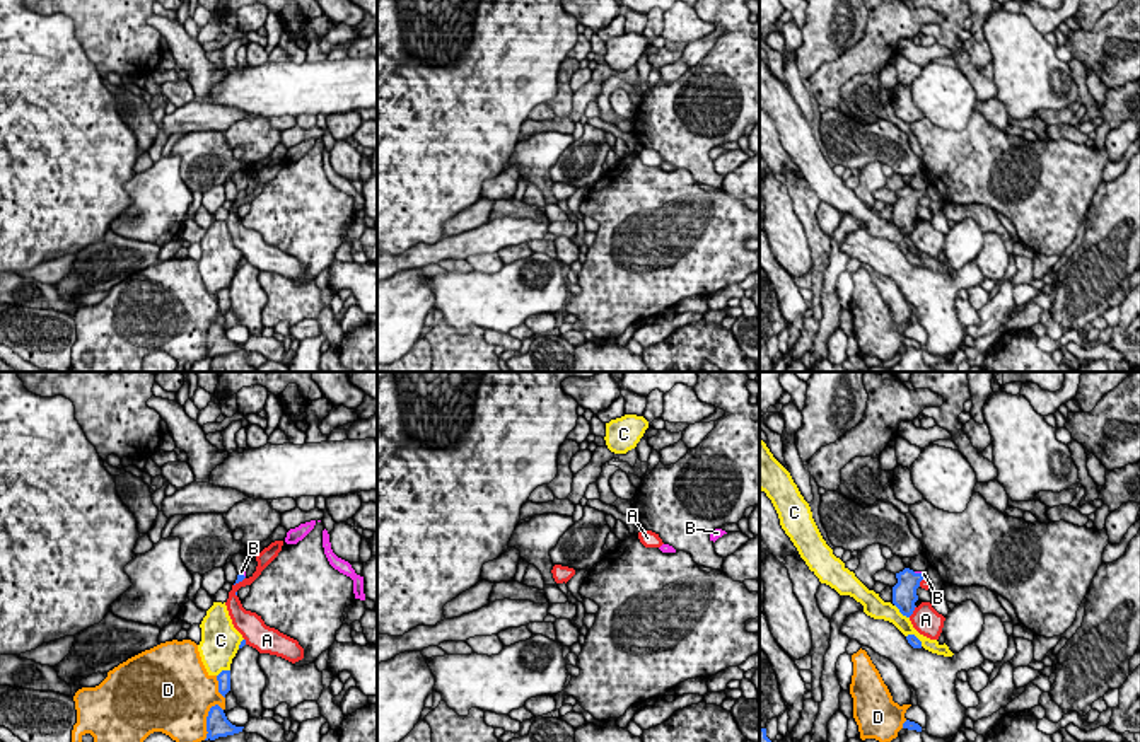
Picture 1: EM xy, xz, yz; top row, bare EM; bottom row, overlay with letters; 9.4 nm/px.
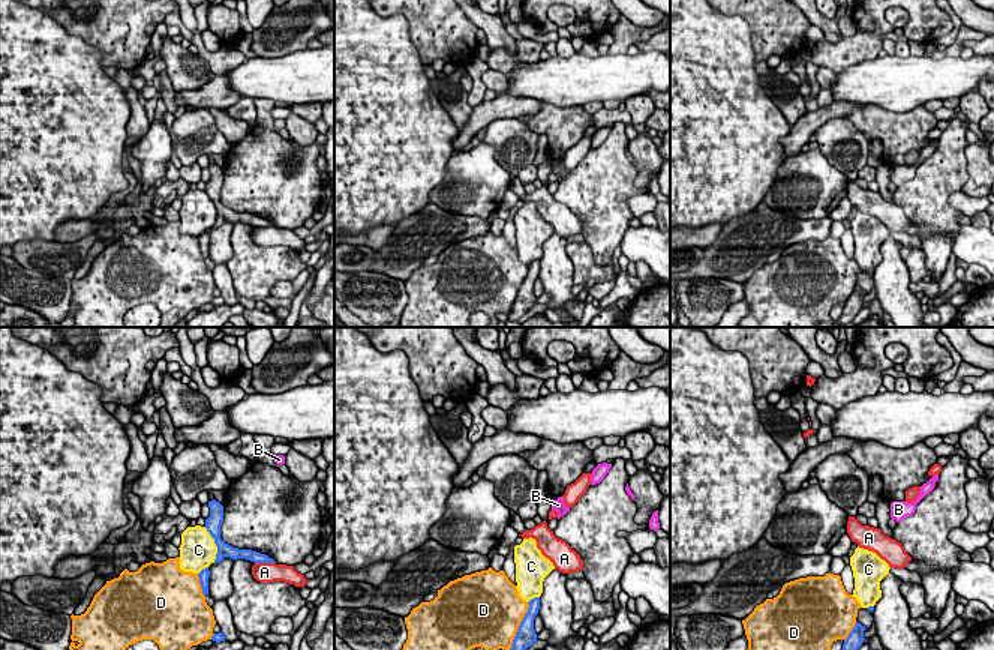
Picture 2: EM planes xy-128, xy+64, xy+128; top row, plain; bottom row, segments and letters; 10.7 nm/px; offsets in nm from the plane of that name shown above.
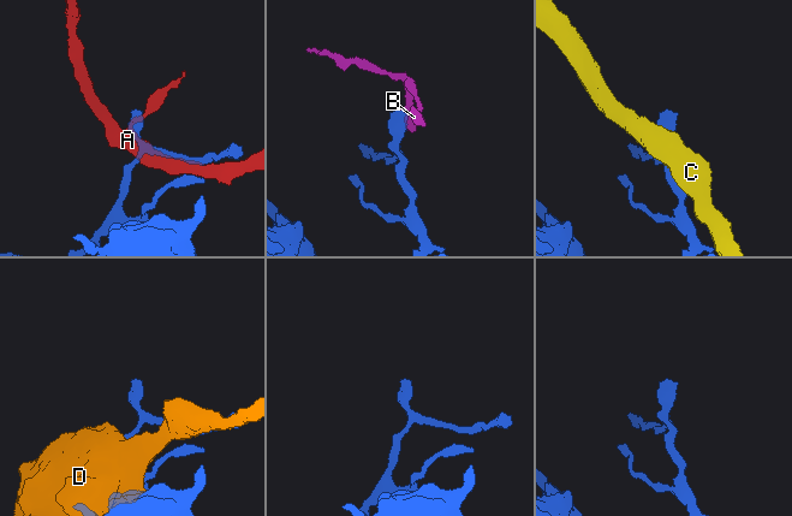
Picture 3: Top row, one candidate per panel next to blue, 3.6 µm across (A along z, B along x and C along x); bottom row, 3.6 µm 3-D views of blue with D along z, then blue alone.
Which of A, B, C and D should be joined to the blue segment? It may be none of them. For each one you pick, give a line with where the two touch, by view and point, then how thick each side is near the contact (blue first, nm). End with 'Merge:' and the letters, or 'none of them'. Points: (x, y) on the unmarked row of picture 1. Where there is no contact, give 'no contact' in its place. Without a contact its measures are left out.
B: contact yz (918, 191); calibres 220 and 50 nm
Merge: B

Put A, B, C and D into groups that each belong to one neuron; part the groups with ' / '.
A / B / C / D

